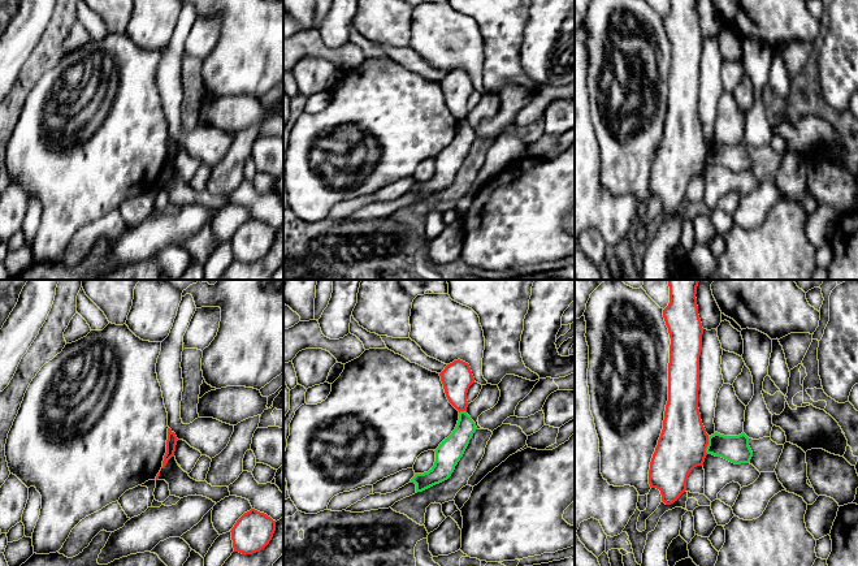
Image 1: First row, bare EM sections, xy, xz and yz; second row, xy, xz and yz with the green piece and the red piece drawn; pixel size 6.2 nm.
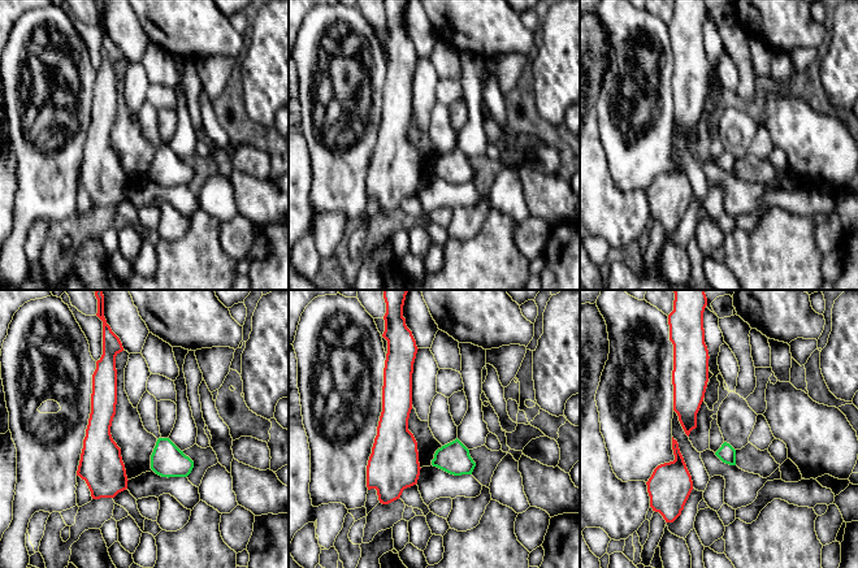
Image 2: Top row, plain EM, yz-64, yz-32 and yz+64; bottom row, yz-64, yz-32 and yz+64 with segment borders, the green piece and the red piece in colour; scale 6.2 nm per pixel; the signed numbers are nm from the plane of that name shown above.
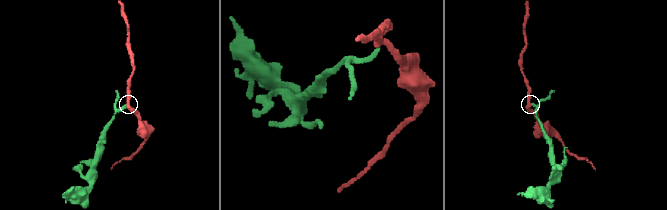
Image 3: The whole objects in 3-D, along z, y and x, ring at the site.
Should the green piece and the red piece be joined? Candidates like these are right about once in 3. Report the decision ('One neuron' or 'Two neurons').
Two neurons

